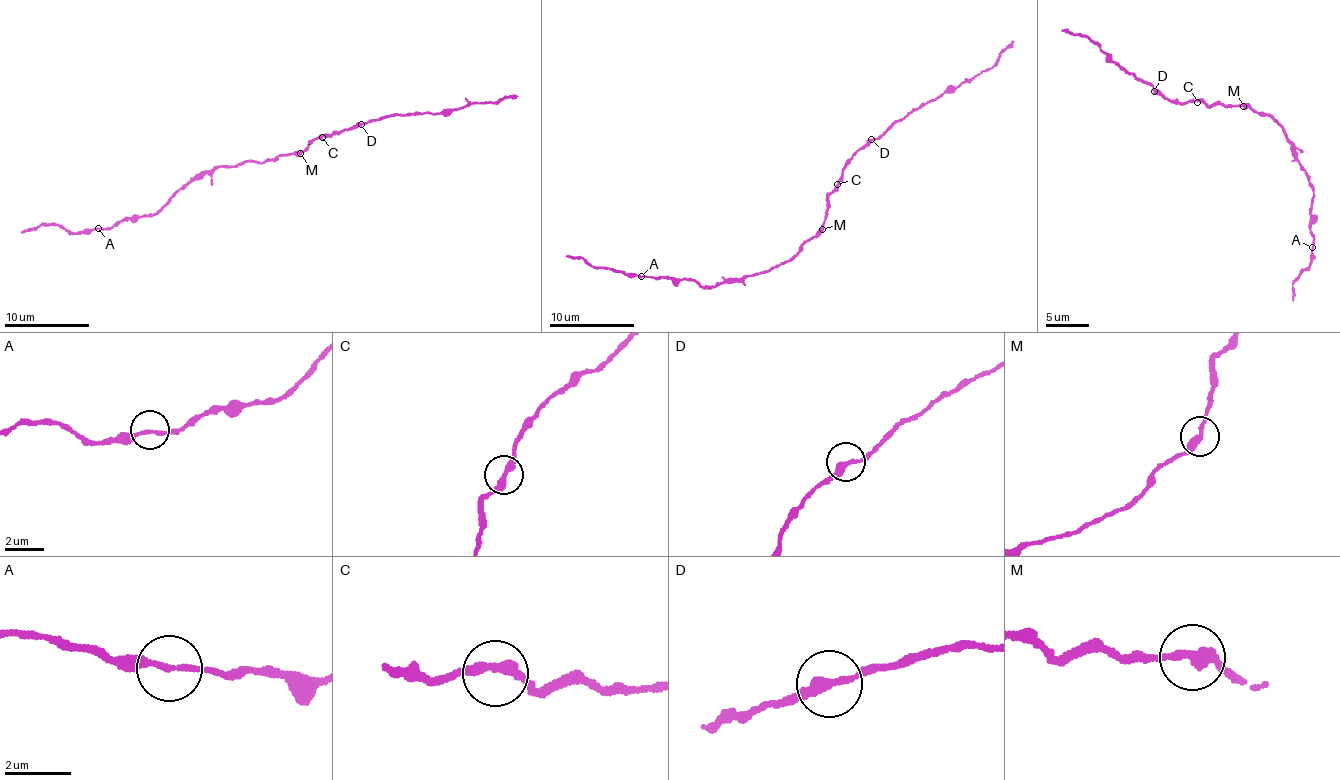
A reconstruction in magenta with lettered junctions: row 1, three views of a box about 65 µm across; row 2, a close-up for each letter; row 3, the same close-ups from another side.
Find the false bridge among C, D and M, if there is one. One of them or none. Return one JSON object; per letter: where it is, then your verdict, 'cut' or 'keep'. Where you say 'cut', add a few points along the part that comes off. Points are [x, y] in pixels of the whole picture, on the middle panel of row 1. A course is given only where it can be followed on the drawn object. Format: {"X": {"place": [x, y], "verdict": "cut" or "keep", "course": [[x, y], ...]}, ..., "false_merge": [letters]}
{"C": {"place": [837, 184], "verdict": "keep"}, "D": {"place": [871, 139], "verdict": "keep"}, "M": {"place": [822, 229], "verdict": "keep"}, "false_merge": []}

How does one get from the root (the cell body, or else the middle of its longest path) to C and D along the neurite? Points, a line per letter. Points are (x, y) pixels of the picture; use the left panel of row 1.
C: (290, 152), (306, 150), (309, 140), (322, 137)
D: (290, 152), (306, 150), (309, 140), (319, 135), (327, 136), (361, 124)

